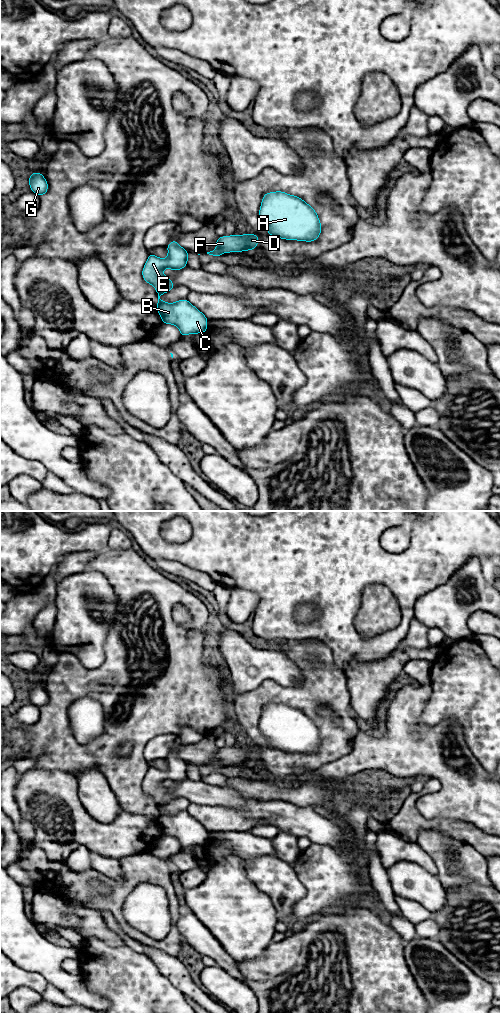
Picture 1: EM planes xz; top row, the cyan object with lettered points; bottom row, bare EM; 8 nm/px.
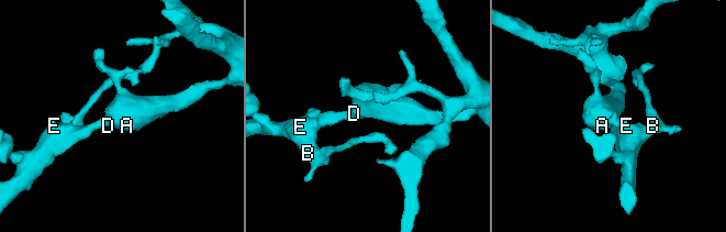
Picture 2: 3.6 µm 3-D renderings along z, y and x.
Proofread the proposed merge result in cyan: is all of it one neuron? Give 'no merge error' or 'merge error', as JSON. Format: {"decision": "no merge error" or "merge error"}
{"decision": "no merge error"}

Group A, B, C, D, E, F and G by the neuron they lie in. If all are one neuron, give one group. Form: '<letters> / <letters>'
A B C D E F G

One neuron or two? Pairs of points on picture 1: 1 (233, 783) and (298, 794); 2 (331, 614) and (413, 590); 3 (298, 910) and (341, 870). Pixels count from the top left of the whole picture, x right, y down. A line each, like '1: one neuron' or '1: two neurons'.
1: one neuron
2: one neuron
3: one neuron

